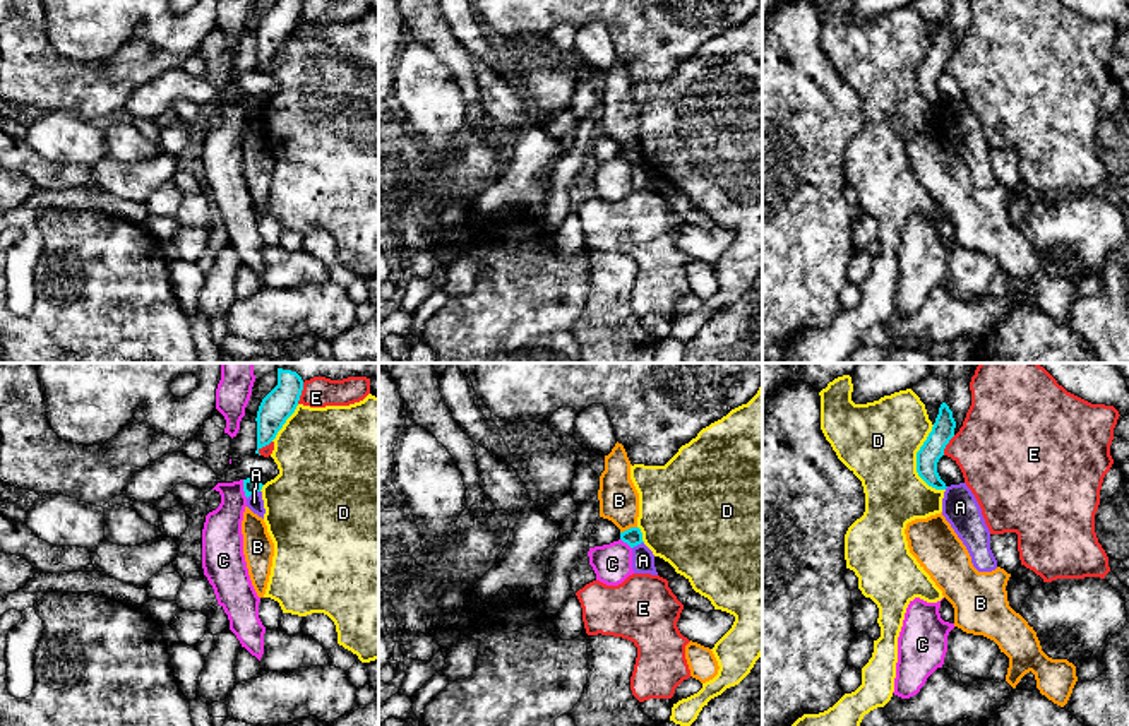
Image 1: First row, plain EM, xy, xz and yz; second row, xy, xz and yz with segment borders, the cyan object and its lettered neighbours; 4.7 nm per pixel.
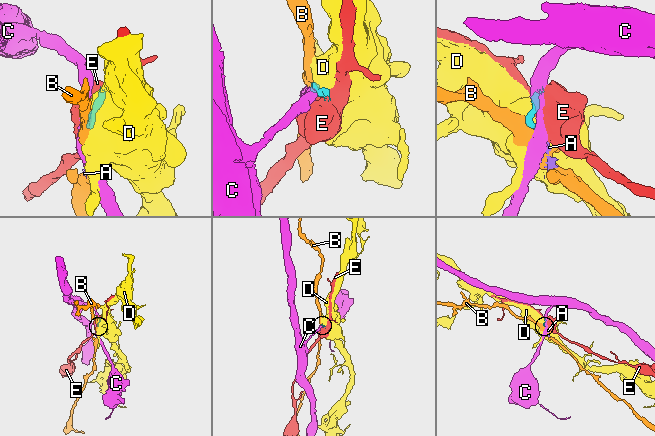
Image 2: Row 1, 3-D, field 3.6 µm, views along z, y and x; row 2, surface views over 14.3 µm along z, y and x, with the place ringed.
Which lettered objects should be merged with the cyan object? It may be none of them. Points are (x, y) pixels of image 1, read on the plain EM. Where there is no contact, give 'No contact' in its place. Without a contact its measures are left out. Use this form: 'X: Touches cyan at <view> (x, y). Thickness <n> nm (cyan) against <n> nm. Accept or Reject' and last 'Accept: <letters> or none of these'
A: Touches cyan at xy (252, 110). Thickness 70 nm (cyan) against 80 nm. Reject
B: Touches cyan at xz (627, 146). Thickness 90 nm (cyan) against 190 nm. Reject
C: Touches cyan at xy (244, 105). Thickness 70 nm (cyan) against 190 nm. Reject
D: Touches cyan at yz (917, 79). Thickness 110 nm (cyan) against 360 nm. Reject
E: Touches cyan at xy (300, 11). Thickness 150 nm (cyan) against 110 nm. Reject
Accept: none of these

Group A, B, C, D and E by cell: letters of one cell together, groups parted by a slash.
A / B / C / D / E

